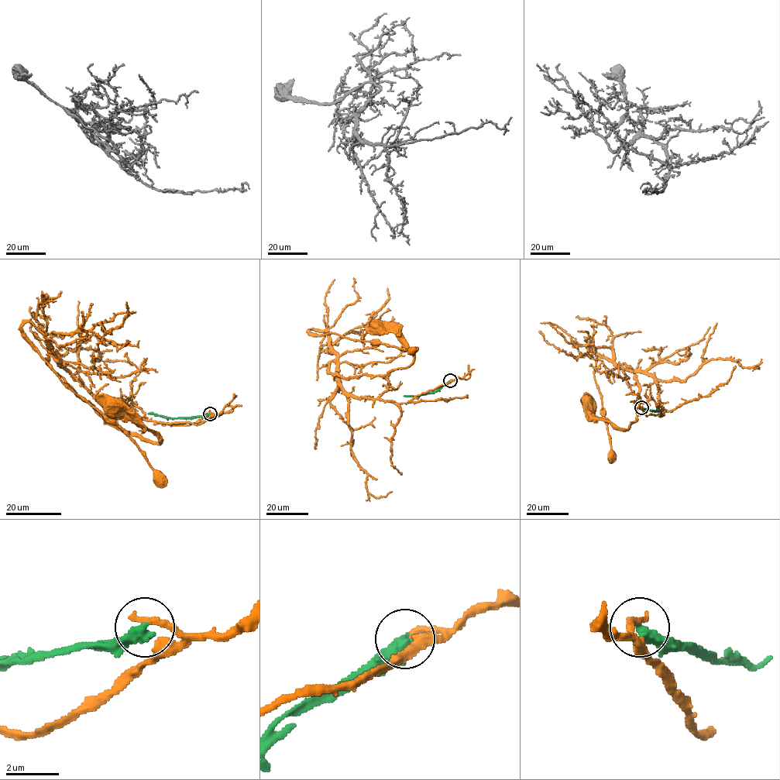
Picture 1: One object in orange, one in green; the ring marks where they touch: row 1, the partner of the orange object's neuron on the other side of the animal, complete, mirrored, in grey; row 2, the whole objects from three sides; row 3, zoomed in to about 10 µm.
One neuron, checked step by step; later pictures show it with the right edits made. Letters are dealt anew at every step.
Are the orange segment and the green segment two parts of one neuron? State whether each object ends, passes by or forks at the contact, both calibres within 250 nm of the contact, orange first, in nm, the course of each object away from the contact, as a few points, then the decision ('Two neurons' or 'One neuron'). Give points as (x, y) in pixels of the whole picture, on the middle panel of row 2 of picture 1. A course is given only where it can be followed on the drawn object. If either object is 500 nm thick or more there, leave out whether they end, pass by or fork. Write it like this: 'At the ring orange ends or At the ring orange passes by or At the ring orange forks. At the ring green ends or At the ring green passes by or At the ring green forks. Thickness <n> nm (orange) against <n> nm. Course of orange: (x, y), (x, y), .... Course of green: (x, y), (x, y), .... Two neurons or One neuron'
Thickness 240 nm (orange) against 550 nm. Course of orange: (450, 380), (407, 403), (354, 397), (331, 361), (328, 371), (345, 377), (414, 362), (376, 325). Course of green: (450, 380), (428, 393), (403, 396). Two neurons

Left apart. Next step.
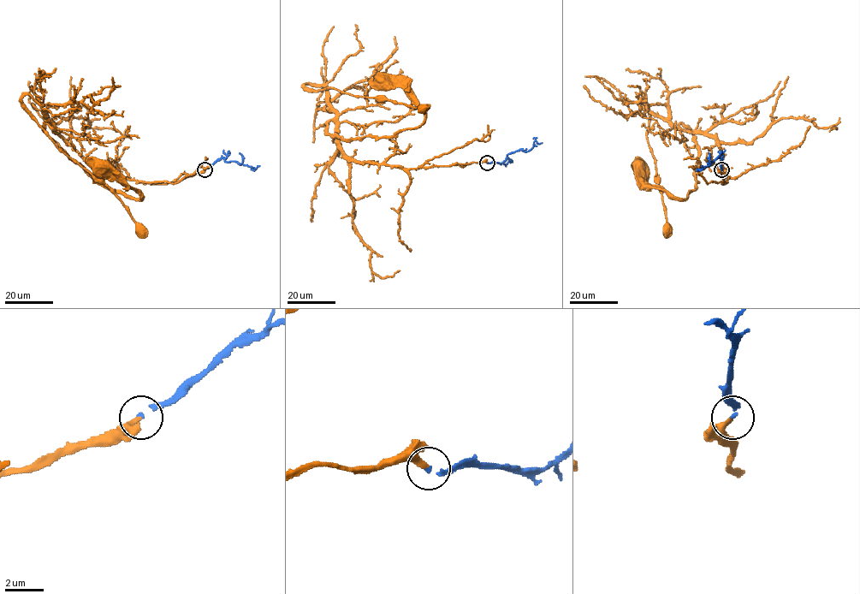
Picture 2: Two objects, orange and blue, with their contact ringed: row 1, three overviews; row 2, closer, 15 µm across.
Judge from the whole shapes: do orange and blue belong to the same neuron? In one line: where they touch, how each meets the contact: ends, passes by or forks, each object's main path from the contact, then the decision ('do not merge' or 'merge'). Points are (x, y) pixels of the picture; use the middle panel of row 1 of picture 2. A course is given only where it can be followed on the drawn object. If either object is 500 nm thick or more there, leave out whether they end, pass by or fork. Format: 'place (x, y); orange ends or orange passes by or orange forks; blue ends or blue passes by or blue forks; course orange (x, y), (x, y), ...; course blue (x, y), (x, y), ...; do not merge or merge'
place (487, 163); orange ends; blue ends; course orange (487, 162), (405, 169), (346, 155), (330, 121), (327, 132), (345, 139), (424, 121), (418, 103), (382, 80); course blue (487, 163), (501, 163), (509, 154), (519, 150), (528, 151), (536, 140), (538, 144), (542, 142); merge

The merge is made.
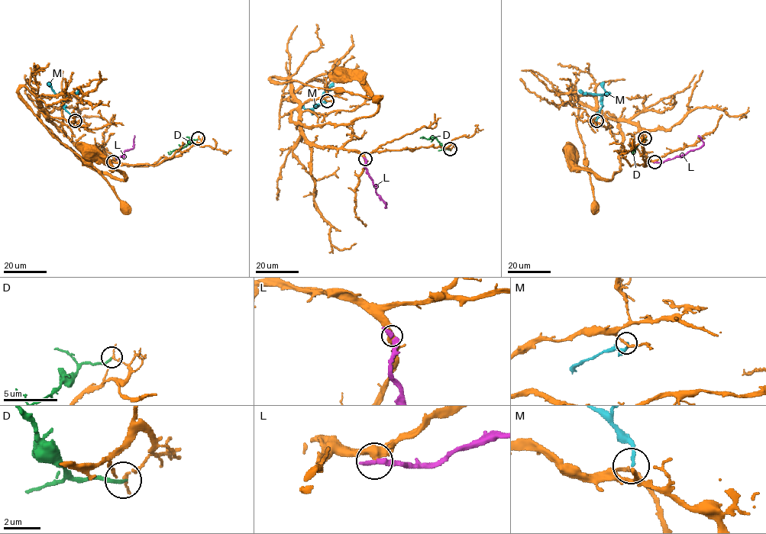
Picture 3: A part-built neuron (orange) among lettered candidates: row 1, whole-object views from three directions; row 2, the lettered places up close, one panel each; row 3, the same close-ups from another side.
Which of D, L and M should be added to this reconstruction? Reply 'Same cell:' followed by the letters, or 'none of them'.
Same cell: M

